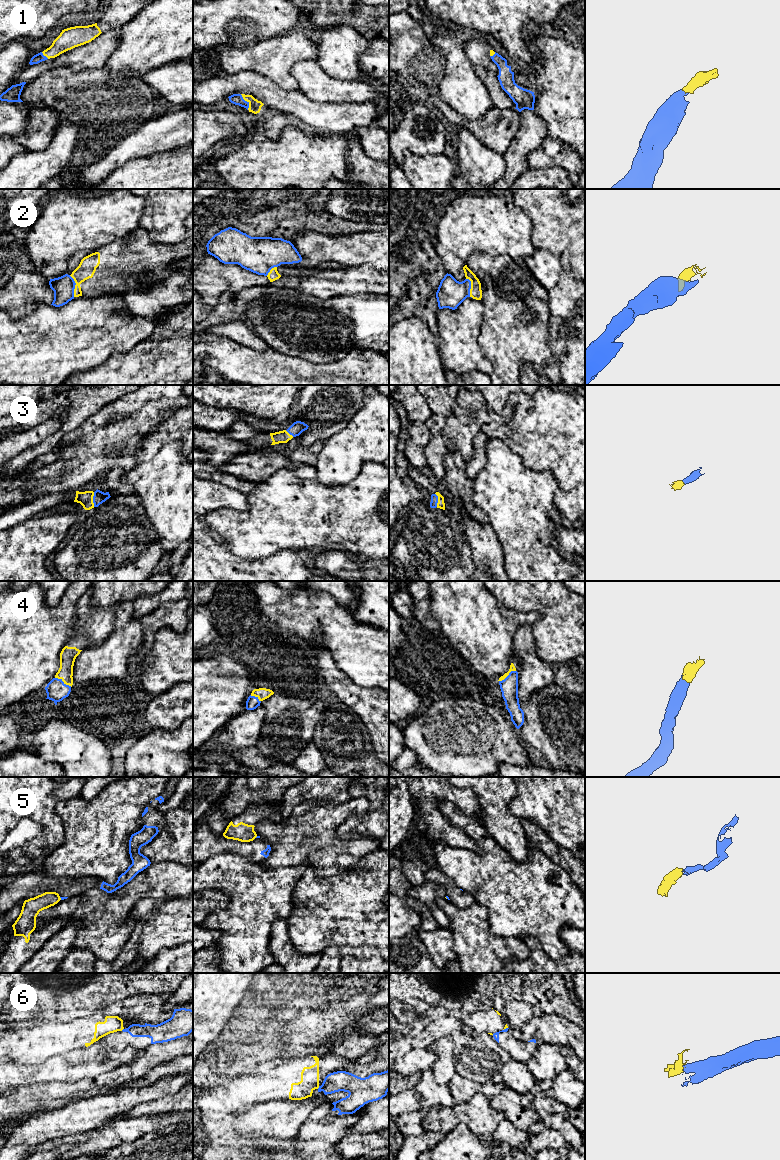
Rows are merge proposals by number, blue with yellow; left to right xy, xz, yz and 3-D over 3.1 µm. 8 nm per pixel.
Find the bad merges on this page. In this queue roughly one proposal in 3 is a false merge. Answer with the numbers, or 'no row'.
5, 6

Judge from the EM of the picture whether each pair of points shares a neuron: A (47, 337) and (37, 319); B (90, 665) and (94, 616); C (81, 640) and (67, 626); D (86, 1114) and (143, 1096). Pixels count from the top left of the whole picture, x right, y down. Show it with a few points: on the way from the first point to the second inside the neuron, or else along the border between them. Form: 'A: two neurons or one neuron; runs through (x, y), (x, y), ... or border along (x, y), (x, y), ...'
A: one neuron; runs through (46, 333), (45, 327), (41, 323)
B: two neurons; border along (111, 632), (101, 643), (88, 646)
C: two neurons; border along (69, 640), (65, 645)
D: one neuron; runs through (100, 1108), (111, 1106), (123, 1099), (129, 1098)

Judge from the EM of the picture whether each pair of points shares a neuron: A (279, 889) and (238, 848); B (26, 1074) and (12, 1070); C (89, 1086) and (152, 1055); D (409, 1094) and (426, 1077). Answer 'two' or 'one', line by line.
A: two
B: one
C: one
D: two

